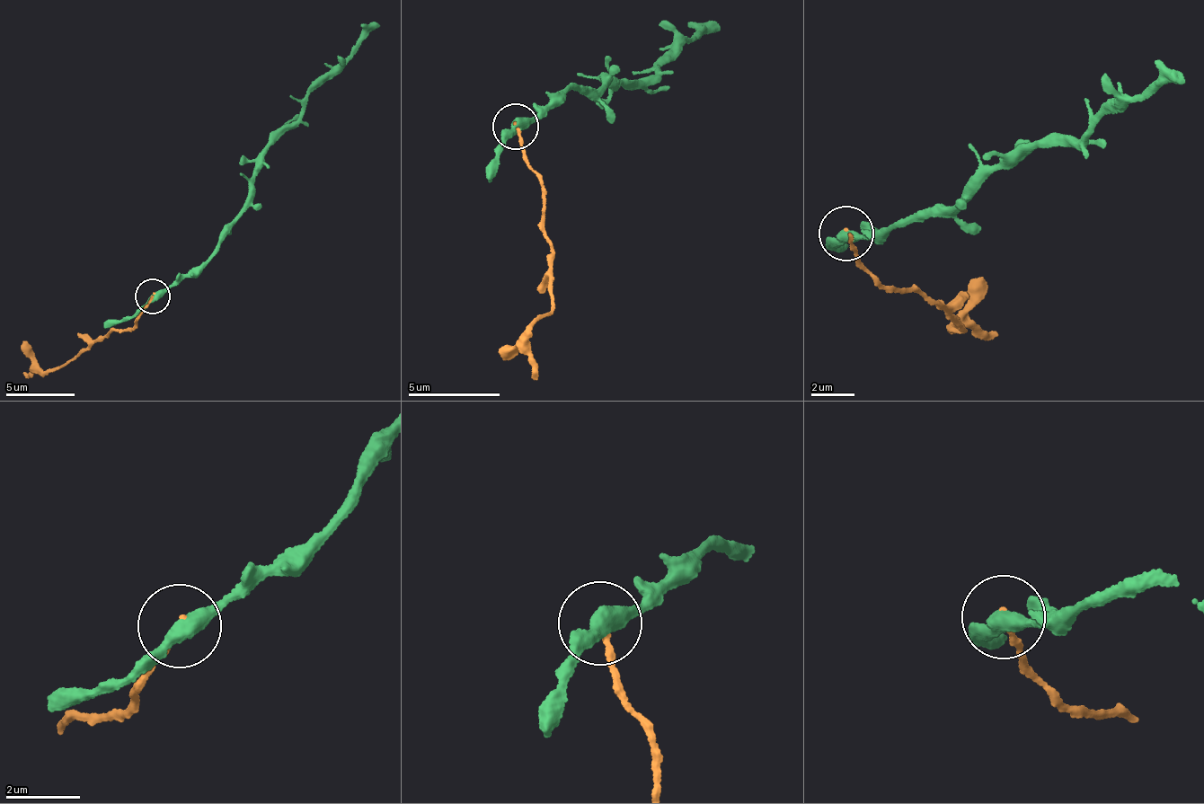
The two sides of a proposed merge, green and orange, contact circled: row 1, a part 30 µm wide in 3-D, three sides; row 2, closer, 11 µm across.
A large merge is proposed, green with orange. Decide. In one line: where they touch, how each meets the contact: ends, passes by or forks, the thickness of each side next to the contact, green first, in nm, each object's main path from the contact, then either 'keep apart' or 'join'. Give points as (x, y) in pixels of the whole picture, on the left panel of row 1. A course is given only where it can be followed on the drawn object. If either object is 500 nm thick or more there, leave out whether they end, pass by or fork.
place (153, 296); green passes by; orange ends; calibres 440 and 140 nm; course green (154, 295), (195, 273), (217, 253), (249, 199), (269, 145), (288, 131), (313, 88), (351, 60), (378, 23); course orange (152, 295), (140, 317), (66, 365), (42, 369), (23, 340); keep apart

